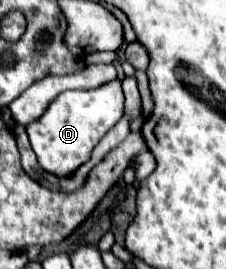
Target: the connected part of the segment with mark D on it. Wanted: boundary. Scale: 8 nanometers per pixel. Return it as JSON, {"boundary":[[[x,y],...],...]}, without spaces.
{"boundary":[[[114,79],[98,89],[90,91],[64,91],[60,93],[46,113],[26,127],[34,153],[42,169],[54,175],[70,175],[78,165],[90,159],[94,145],[114,127],[124,113],[124,91],[122,81]]]}

